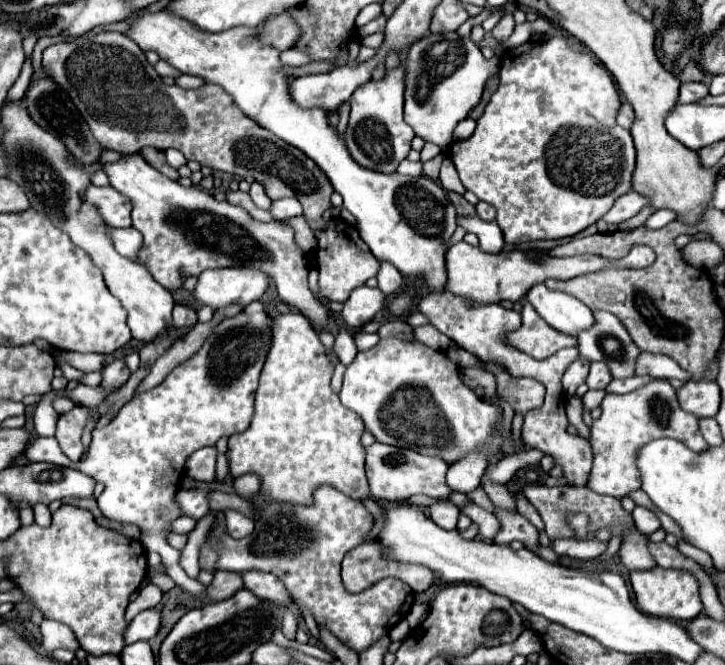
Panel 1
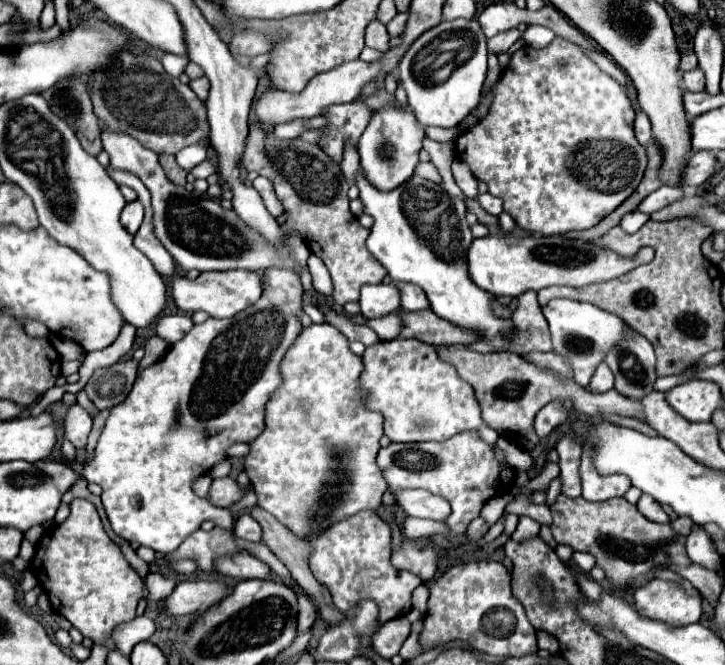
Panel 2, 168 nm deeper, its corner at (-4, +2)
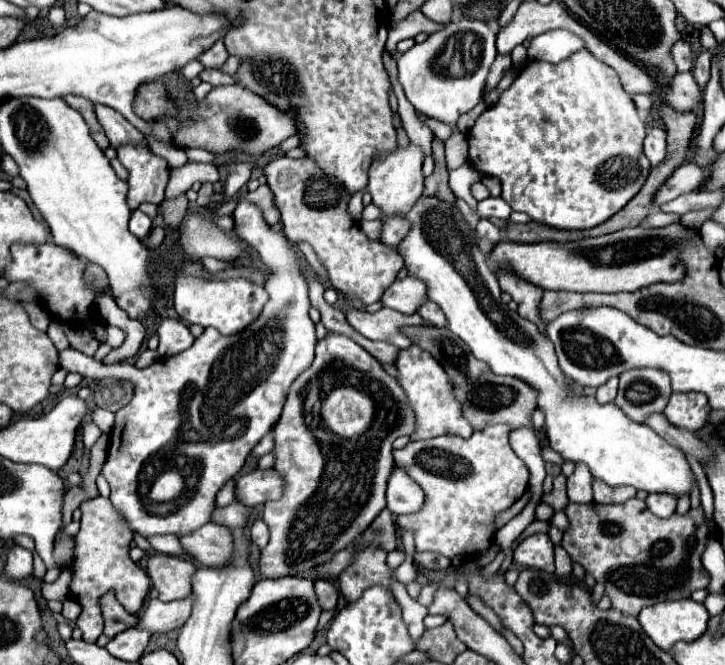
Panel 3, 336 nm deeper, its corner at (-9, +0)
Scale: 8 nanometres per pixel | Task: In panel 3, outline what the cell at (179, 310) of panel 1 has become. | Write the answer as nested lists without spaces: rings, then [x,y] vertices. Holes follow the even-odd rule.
[[[164,318],[160,322],[158,336],[160,336],[160,346],[158,346],[160,358],[174,356],[174,354],[190,348],[194,342],[190,328],[182,320],[174,320],[174,318]]]

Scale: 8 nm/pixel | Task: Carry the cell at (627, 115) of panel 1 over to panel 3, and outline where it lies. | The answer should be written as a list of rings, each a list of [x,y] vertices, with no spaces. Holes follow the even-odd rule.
[[[650,128],[644,140],[644,154],[648,156],[652,166],[658,166],[658,162],[666,156],[666,132],[662,128]]]

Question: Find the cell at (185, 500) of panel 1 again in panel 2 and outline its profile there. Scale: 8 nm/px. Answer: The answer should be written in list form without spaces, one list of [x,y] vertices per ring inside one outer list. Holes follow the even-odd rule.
[[[219,478],[213,480],[211,492],[209,492],[209,502],[213,502],[219,508],[229,508],[231,504],[239,502],[241,496],[245,496],[247,490],[241,490],[241,486],[233,478]]]

